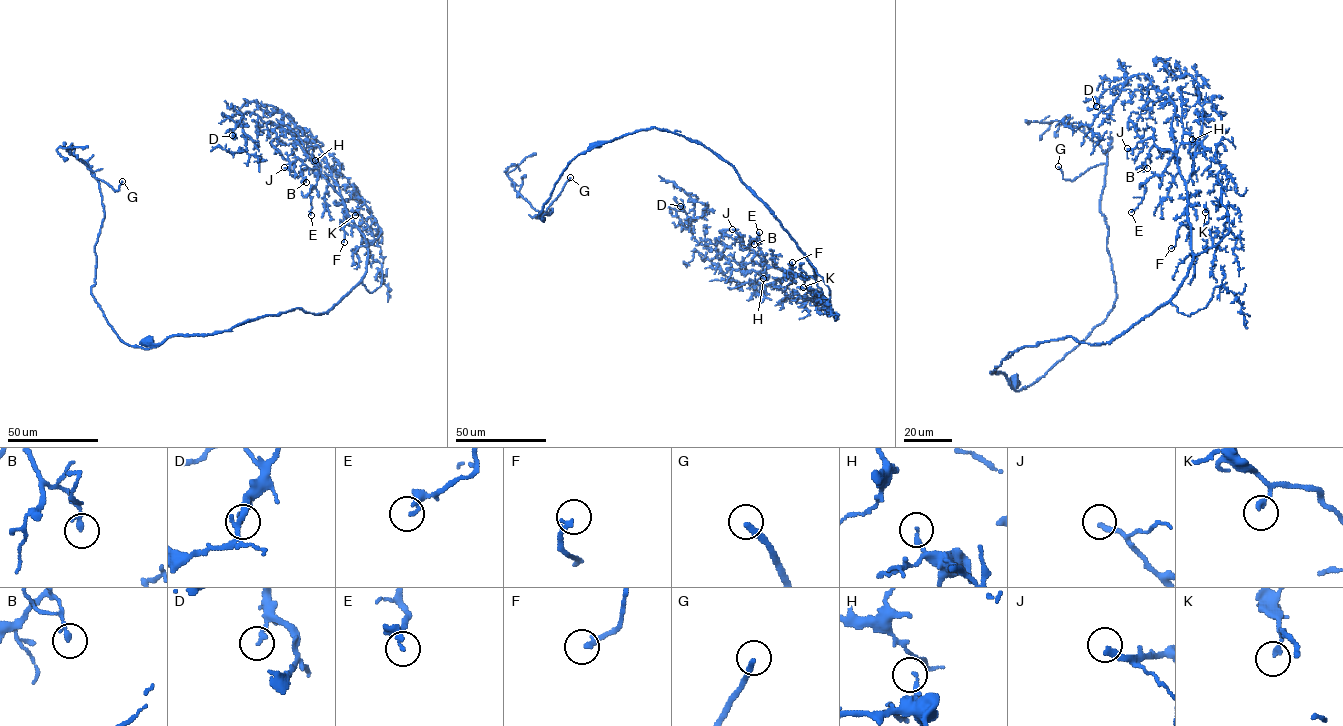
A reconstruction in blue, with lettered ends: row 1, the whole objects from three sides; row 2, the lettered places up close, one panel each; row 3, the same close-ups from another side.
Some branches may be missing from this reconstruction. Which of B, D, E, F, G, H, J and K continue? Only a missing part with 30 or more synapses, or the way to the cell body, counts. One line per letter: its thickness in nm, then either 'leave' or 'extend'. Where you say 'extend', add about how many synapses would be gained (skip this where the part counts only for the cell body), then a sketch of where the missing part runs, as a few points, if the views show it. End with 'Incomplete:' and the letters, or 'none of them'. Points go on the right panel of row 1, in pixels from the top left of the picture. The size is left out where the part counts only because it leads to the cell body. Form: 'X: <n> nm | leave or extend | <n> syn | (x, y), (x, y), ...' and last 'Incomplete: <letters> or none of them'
B: 220 nm | leave
D: 150 nm | leave
E: 180 nm | leave
F: 220 nm | leave
G: 280 nm | extend | 80 syn | (1058, 166), (1046, 156), (1029, 160), (1033, 154)
H: 190 nm | leave
J: 240 nm | extend | 80 syn | (1127, 148), (1119, 149), (1118, 159), (1121, 168), (1128, 174), (1130, 171)
K: 180 nm | leave
Incomplete: G, J

